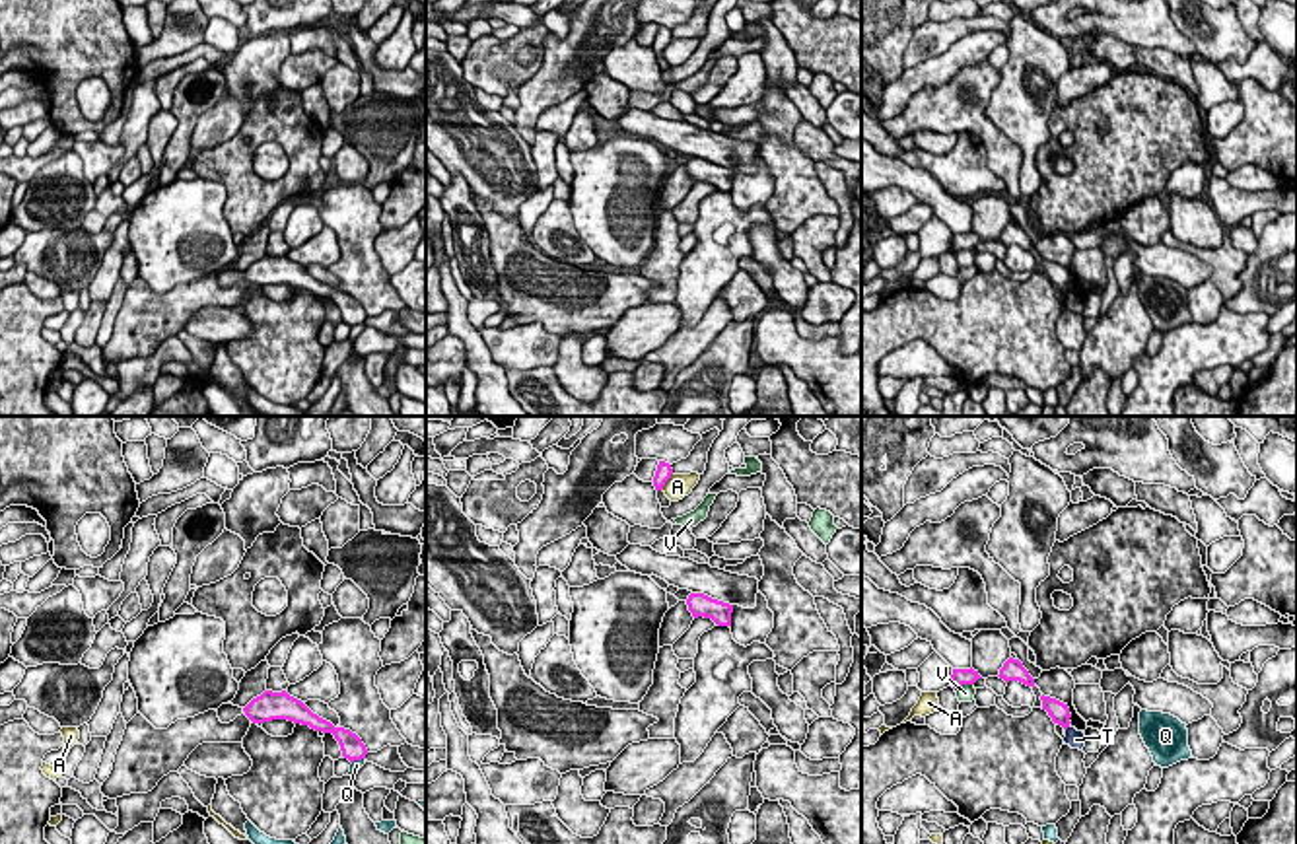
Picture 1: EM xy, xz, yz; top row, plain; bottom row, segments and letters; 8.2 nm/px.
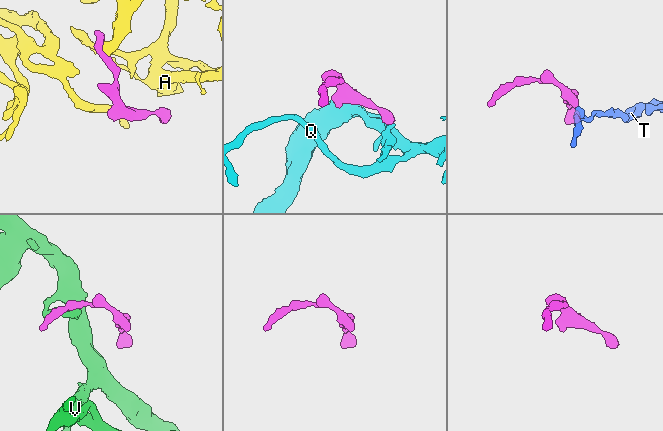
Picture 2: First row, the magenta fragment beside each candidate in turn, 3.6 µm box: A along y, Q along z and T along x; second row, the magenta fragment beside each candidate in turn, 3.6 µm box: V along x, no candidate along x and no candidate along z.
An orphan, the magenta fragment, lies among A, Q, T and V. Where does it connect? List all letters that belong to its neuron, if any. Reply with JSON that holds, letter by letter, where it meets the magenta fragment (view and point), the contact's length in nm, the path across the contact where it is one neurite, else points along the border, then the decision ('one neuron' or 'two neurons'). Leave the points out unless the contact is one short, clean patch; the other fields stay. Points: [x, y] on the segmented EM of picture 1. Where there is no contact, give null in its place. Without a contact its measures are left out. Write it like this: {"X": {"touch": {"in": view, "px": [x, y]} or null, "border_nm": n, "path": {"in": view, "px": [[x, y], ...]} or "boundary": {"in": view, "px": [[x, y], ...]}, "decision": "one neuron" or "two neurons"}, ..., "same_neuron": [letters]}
{"A": {"touch": {"in": "xz", "px": [667, 479]}, "border_nm": 170, "boundary": {"in": "xz", "px": [[671, 473], [662, 489]]}, "decision": "two neurons"}, "Q": {"touch": {"in": "xy", "px": [358, 759]}, "border_nm": 120, "boundary": {"in": "xy", "px": [[364, 757], [352, 763]]}, "decision": "two neurons"}, "T": {"touch": null, "decision": "two neurons"}, "V": {"touch": {"in": "yz", "px": [963, 683]}, "border_nm": 180, "boundary": {"in": "yz", "px": [[973, 683], [953, 687]]}, "decision": "two neurons"}, "same_neuron": []}

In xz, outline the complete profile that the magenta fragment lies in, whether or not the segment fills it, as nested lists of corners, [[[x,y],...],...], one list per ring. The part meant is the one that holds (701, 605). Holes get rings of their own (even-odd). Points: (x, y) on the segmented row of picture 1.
[[[690,593],[686,599],[688,611],[694,618],[712,618],[718,626],[731,626],[733,605],[712,599],[704,593]]]

